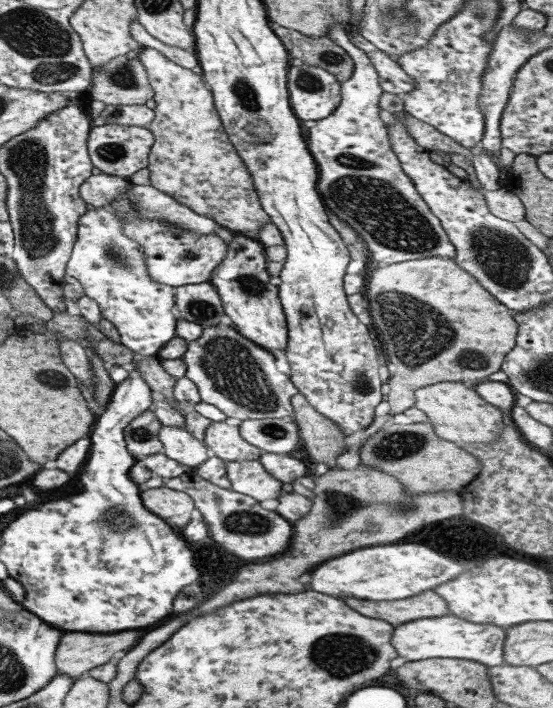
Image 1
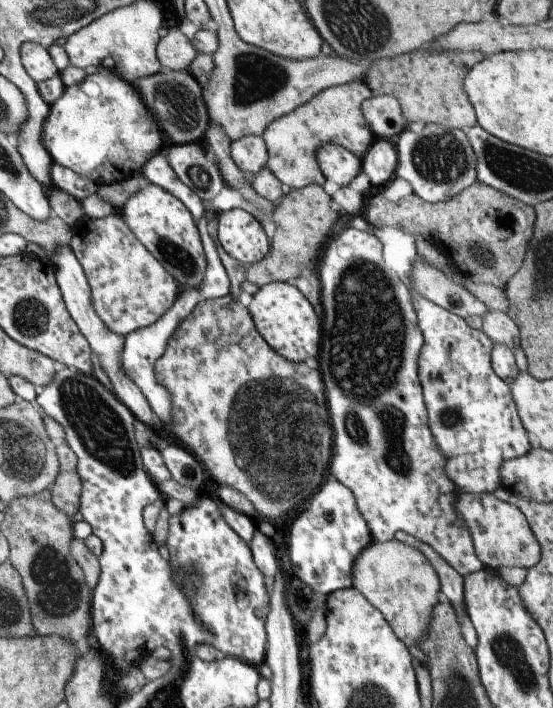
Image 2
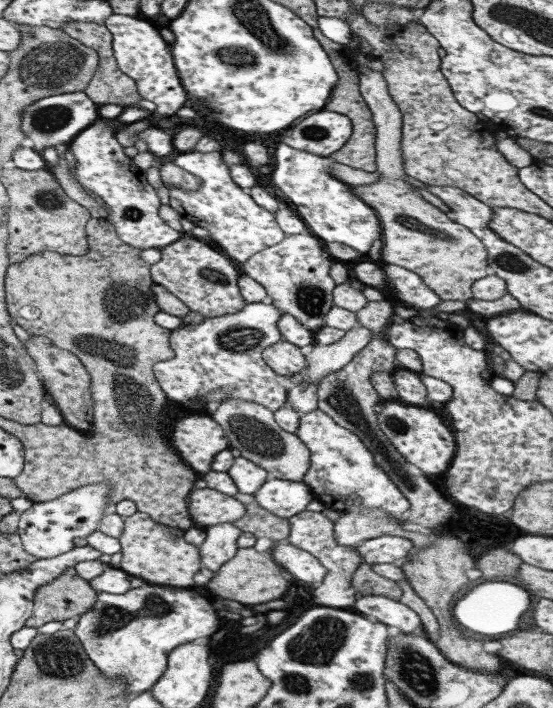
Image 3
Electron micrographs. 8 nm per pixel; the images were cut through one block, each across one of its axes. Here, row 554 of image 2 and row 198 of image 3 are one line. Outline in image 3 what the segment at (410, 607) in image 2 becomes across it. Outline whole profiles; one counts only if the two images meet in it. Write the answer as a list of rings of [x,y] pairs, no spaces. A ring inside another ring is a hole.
[[[352,34],[347,45],[357,62],[358,89],[366,102],[374,124],[374,163],[378,179],[371,184],[350,185],[351,192],[377,215],[380,224],[382,251],[375,256],[383,264],[395,264],[415,272],[427,288],[431,288],[441,300],[467,300],[471,298],[471,284],[492,275],[487,267],[483,243],[468,229],[447,219],[445,213],[426,202],[413,191],[406,180],[403,155],[400,149],[402,116],[387,92],[386,82],[380,72],[372,71],[364,64],[373,60],[371,47],[360,36]]]

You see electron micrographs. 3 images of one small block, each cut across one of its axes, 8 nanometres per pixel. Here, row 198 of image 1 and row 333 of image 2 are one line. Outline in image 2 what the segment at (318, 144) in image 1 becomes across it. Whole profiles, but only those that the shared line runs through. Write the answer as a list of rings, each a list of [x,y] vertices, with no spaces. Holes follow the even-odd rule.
[[[348,227],[341,234],[329,238],[323,246],[323,257],[319,265],[317,275],[320,282],[320,303],[322,306],[320,350],[317,356],[318,370],[322,376],[324,384],[324,395],[326,398],[327,412],[331,420],[332,428],[332,455],[329,464],[328,478],[335,478],[343,486],[346,486],[354,494],[354,503],[358,511],[363,515],[369,527],[373,541],[385,542],[393,538],[397,530],[410,534],[415,538],[429,544],[431,548],[447,564],[450,564],[462,577],[469,573],[478,571],[482,567],[482,562],[477,558],[472,543],[472,526],[465,520],[465,516],[459,515],[454,509],[454,503],[460,498],[460,493],[456,490],[456,484],[451,479],[446,478],[444,471],[444,456],[438,451],[437,443],[434,443],[433,435],[426,423],[426,408],[422,395],[422,386],[418,381],[417,365],[418,354],[420,353],[423,339],[421,329],[418,327],[418,320],[412,307],[410,290],[393,271],[386,267],[381,260],[381,243],[375,236],[366,232]]]

